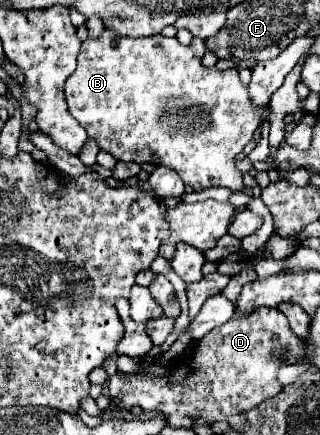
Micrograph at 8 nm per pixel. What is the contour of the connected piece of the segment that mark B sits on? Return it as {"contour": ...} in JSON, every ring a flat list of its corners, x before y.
{"contour":[[108,30,100,38,86,38,78,54,78,66,64,86,68,112,86,128,88,136,94,138,102,150,108,150,118,160,170,166,194,190,226,186,238,192,244,184,242,172,234,166,234,156,252,140,264,116,264,108,252,104,248,86,242,84,236,68,222,72,216,68,206,70,200,62,204,52,206,46,202,38,194,38,190,46,182,46,176,38,166,36,114,38]]}

